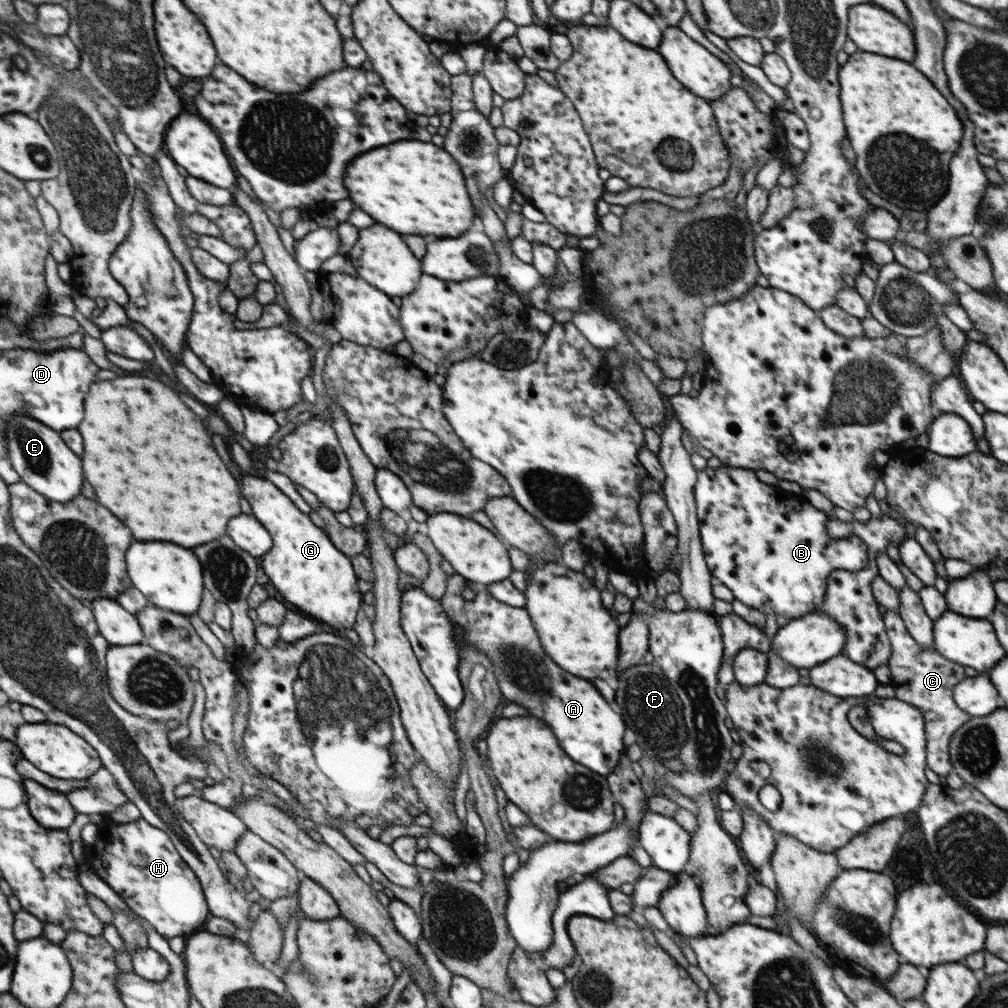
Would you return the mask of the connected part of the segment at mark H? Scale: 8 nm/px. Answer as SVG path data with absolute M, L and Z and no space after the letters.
M142 818L128 824L106 819L99 826L98 840L87 848L92 852L91 869L96 875L164 938L186 937L197 932L192 926L206 922L210 912L203 886L166 831Z

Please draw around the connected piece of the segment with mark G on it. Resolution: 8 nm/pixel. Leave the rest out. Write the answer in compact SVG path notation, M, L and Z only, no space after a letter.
M249 472L242 482L244 482L244 498L251 504L252 516L264 525L273 540L272 548L262 556L262 568L269 576L272 586L282 594L286 604L293 605L294 608L296 607L296 611L301 614L314 620L326 622L337 630L353 628L363 599L350 557L341 553L334 546L325 529L312 523L308 514L304 514L288 496L280 491L274 483L268 481L262 473Z

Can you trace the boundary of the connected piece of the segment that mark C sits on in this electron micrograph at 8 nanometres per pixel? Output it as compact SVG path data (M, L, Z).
M888 610L883 621L891 644L891 657L887 660L887 666L891 672L890 684L895 689L895 698L921 710L925 722L927 766L939 777L948 776L953 770L949 755L950 739L971 718L955 703L953 697L953 688L967 677L964 667L944 658L934 648L920 646L898 613Z

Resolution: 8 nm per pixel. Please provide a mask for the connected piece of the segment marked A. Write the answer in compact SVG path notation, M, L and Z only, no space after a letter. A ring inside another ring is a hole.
M460 574L447 575L447 589L441 605L448 619L456 626L463 645L475 645L492 662L497 685L503 697L524 706L532 716L550 724L562 750L582 766L602 776L617 768L618 756L625 748L622 742L626 724L620 714L612 712L600 692L584 678L576 678L548 658L525 608L514 608L490 595L485 585L478 585L472 600L462 597L467 580Z

